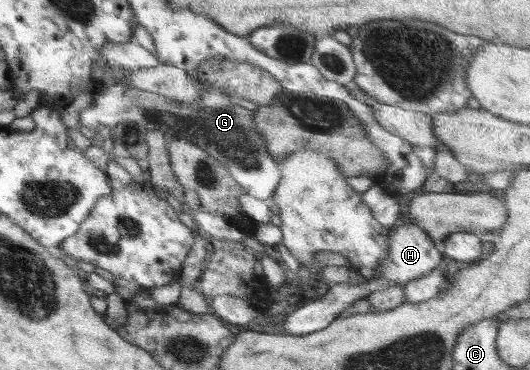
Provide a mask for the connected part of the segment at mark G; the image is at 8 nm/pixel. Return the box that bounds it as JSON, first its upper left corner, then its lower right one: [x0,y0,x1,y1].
[79,83,282,199]

